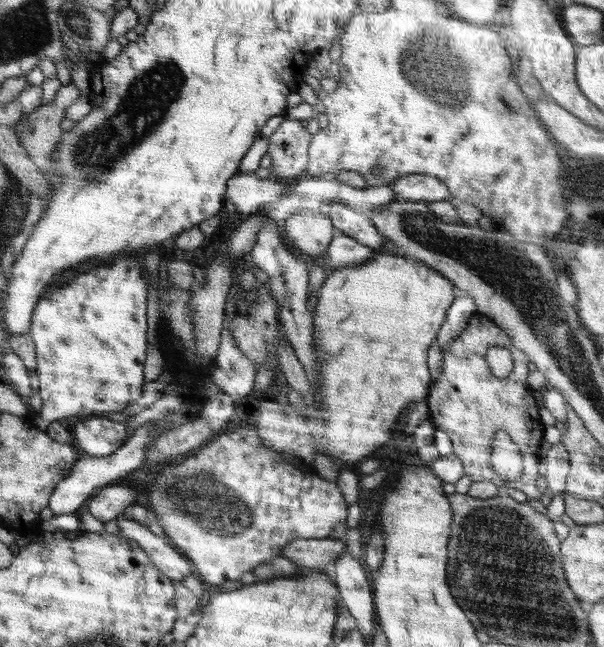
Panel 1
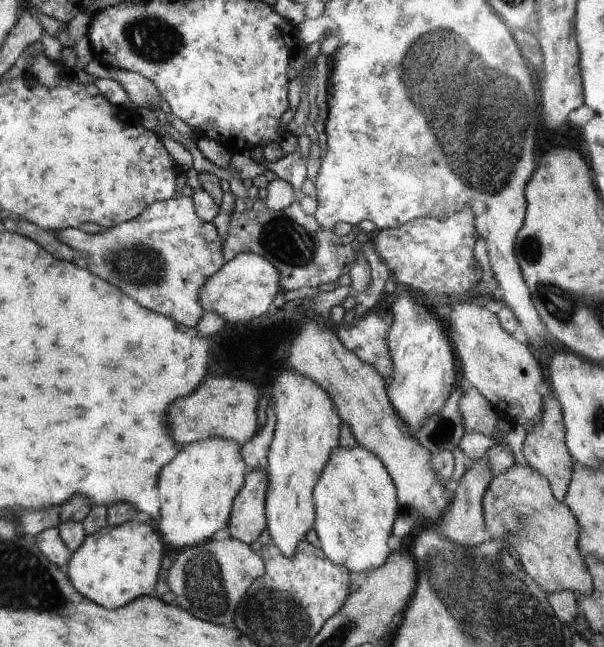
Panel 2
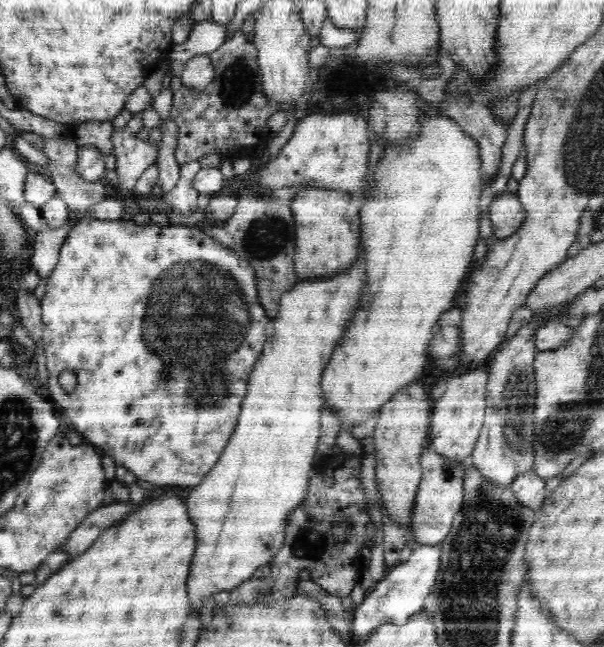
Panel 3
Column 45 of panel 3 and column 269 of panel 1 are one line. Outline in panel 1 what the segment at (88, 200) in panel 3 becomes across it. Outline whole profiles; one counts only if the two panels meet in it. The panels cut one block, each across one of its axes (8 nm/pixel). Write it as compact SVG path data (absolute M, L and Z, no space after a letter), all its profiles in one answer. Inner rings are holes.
M284 118L277 130L268 138L268 153L271 156L270 176L282 181L299 180L306 175L308 149L311 137L306 127L298 120Z

